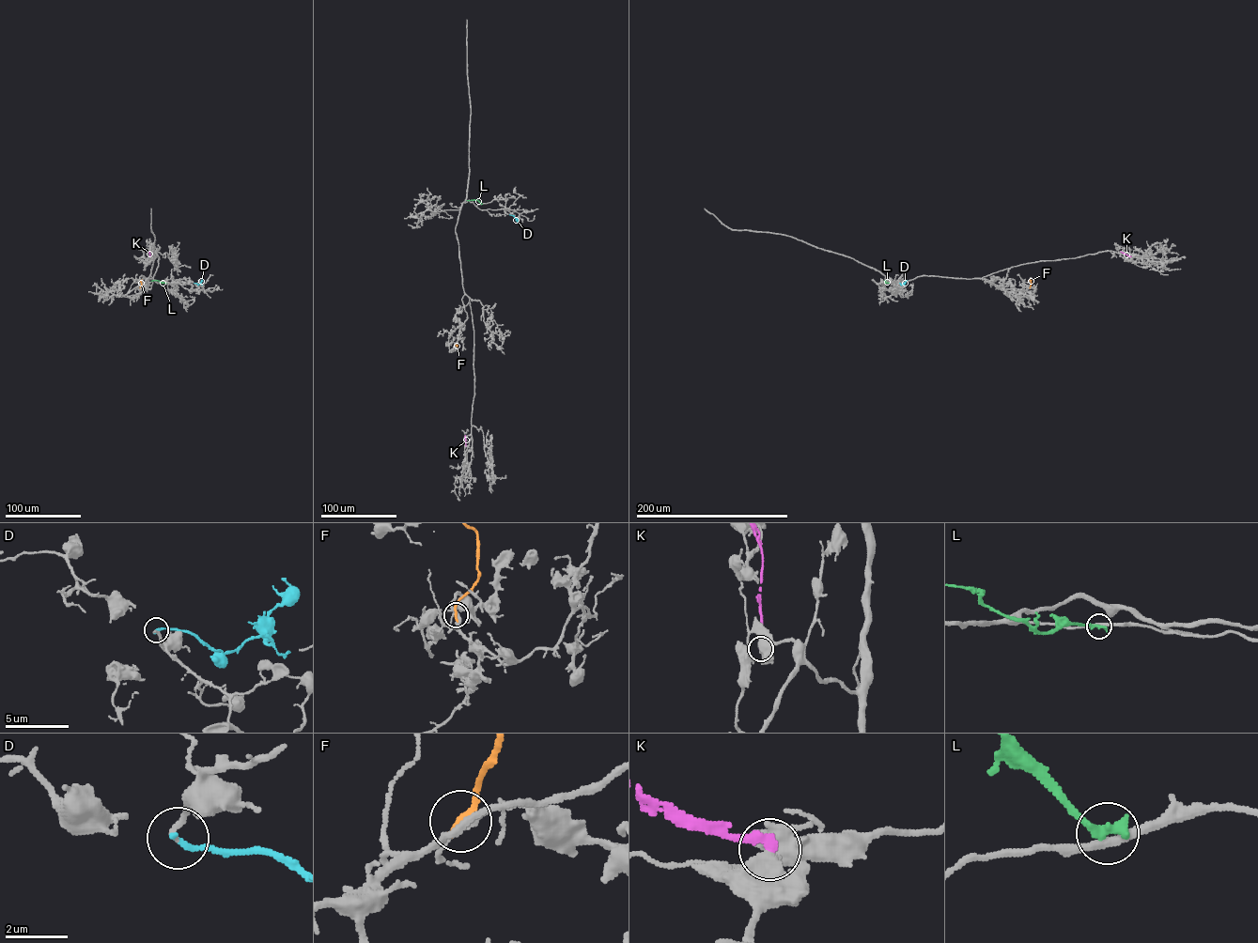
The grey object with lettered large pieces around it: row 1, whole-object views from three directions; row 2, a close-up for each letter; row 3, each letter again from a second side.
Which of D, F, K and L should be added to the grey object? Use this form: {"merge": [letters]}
{"merge": ["D", "F"]}

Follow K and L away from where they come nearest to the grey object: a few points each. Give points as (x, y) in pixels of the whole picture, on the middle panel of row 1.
K: (465, 446), (465, 435)
L: (481, 204), (476, 199), (466, 200)

